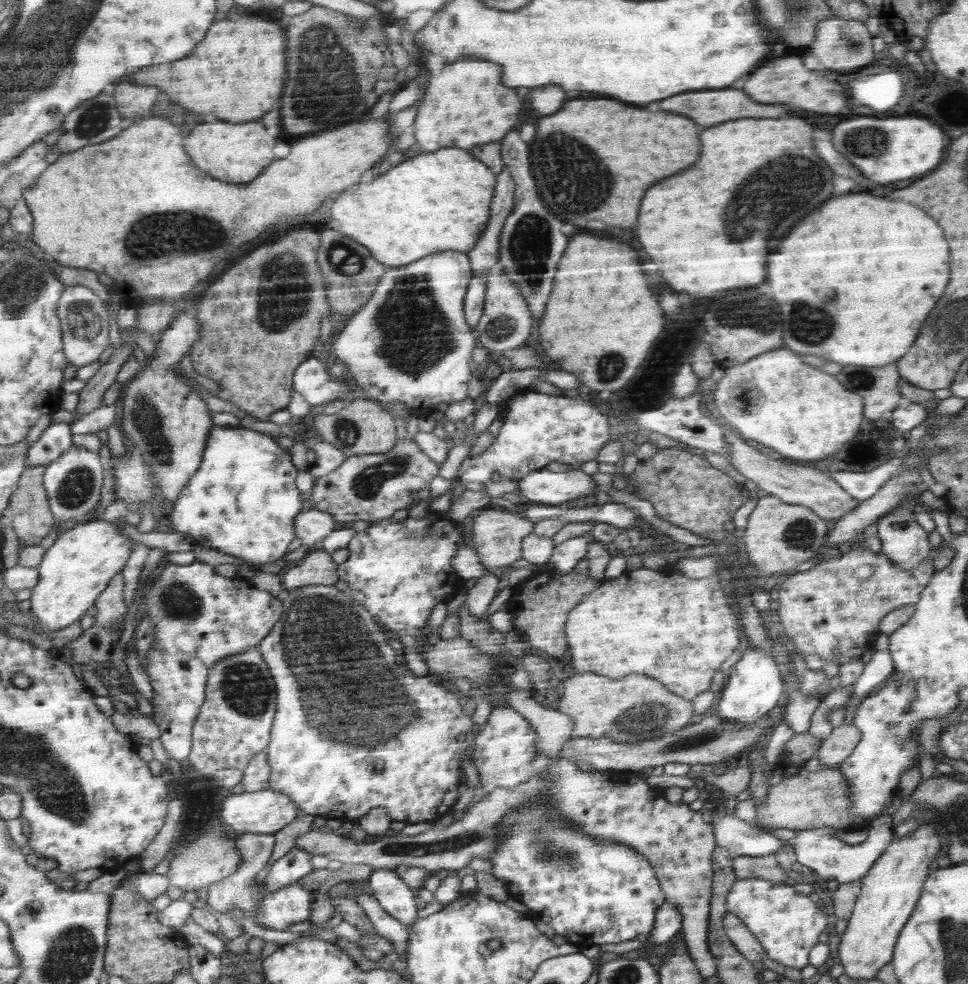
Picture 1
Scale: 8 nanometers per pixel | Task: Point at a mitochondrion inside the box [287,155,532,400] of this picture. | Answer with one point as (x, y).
(414, 334)

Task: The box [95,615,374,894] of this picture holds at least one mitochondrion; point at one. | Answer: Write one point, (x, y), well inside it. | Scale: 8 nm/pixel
(245, 689)

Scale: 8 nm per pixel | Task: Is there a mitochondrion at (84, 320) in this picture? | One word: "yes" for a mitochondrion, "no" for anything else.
yes

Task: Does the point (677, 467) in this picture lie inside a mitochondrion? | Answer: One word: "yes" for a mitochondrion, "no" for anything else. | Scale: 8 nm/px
no

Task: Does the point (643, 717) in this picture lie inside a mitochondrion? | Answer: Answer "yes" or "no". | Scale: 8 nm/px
yes

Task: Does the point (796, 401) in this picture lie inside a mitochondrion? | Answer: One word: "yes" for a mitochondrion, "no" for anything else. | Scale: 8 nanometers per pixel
no

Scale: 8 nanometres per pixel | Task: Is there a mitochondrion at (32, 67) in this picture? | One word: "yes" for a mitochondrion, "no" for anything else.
yes

